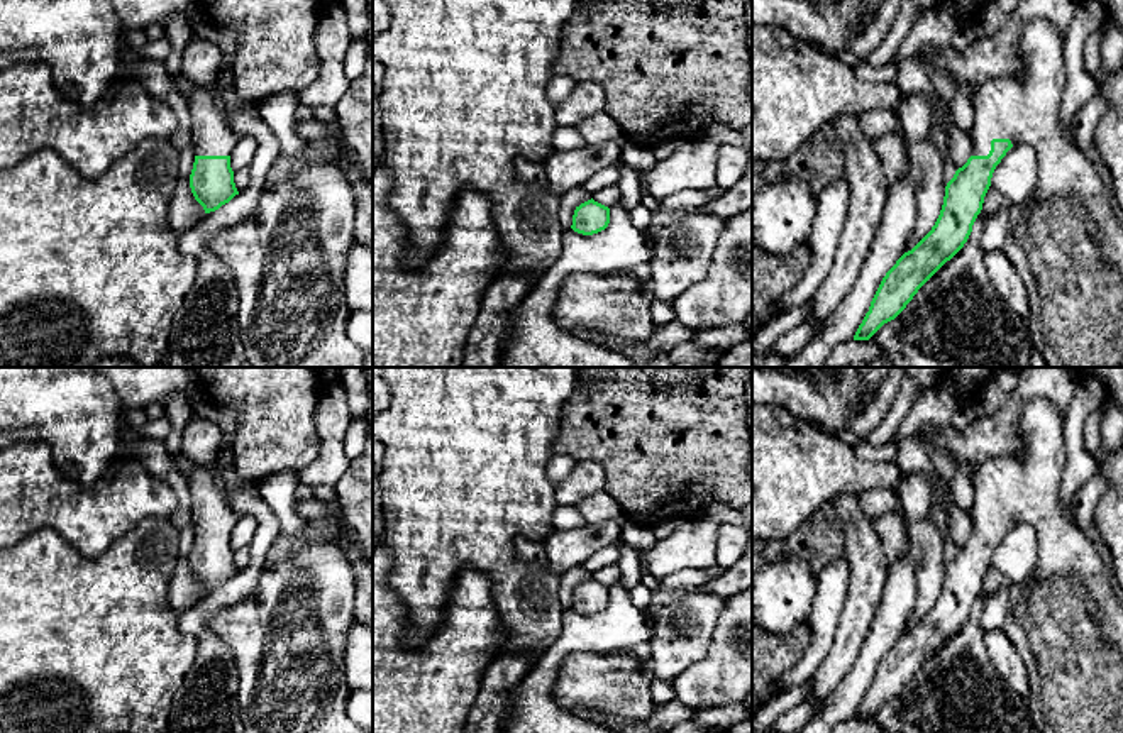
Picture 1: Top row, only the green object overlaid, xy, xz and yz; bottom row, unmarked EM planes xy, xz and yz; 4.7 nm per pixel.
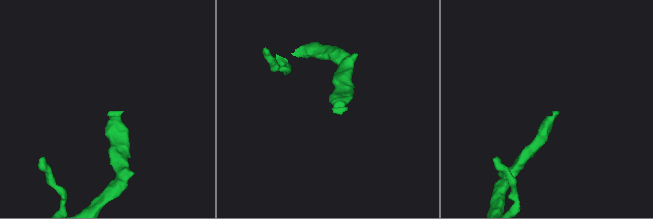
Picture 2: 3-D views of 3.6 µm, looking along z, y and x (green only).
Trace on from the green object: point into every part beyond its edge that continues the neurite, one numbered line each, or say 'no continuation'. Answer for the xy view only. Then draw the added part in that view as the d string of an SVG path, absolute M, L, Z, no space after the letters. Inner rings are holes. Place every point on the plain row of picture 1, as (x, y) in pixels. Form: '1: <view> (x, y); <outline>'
1: xy (212, 515); M195 464L188 477L188 488L195 535L230 535L242 515L219 491L212 464Z

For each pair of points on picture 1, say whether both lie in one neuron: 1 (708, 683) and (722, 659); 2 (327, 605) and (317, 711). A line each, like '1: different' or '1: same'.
1: same
2: same

